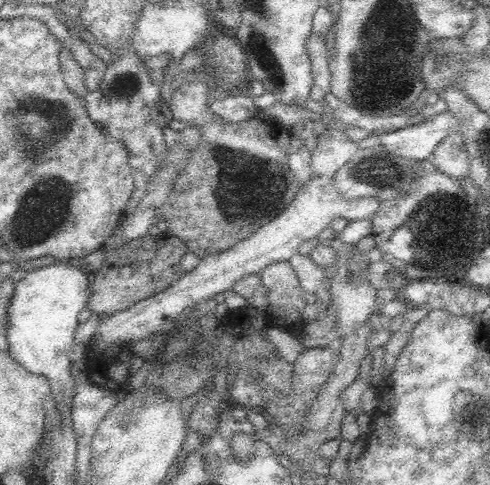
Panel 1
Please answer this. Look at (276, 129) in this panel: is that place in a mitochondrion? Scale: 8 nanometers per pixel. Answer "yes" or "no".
no

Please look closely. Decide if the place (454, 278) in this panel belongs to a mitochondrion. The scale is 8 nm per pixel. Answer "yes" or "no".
no

